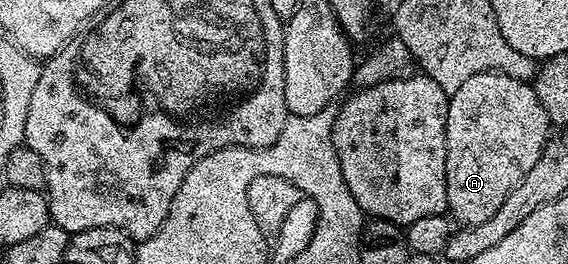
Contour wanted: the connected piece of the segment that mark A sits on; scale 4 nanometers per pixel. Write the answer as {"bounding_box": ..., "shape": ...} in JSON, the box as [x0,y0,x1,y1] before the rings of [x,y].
{"bounding_box":[446,73,550,226],"shape":[[[483,73],[466,79],[458,91],[451,93],[446,115],[446,199],[451,220],[466,226],[490,219],[490,215],[502,207],[506,195],[526,179],[526,171],[538,163],[550,140],[548,129],[550,122],[546,111],[529,82],[501,73]]]}

